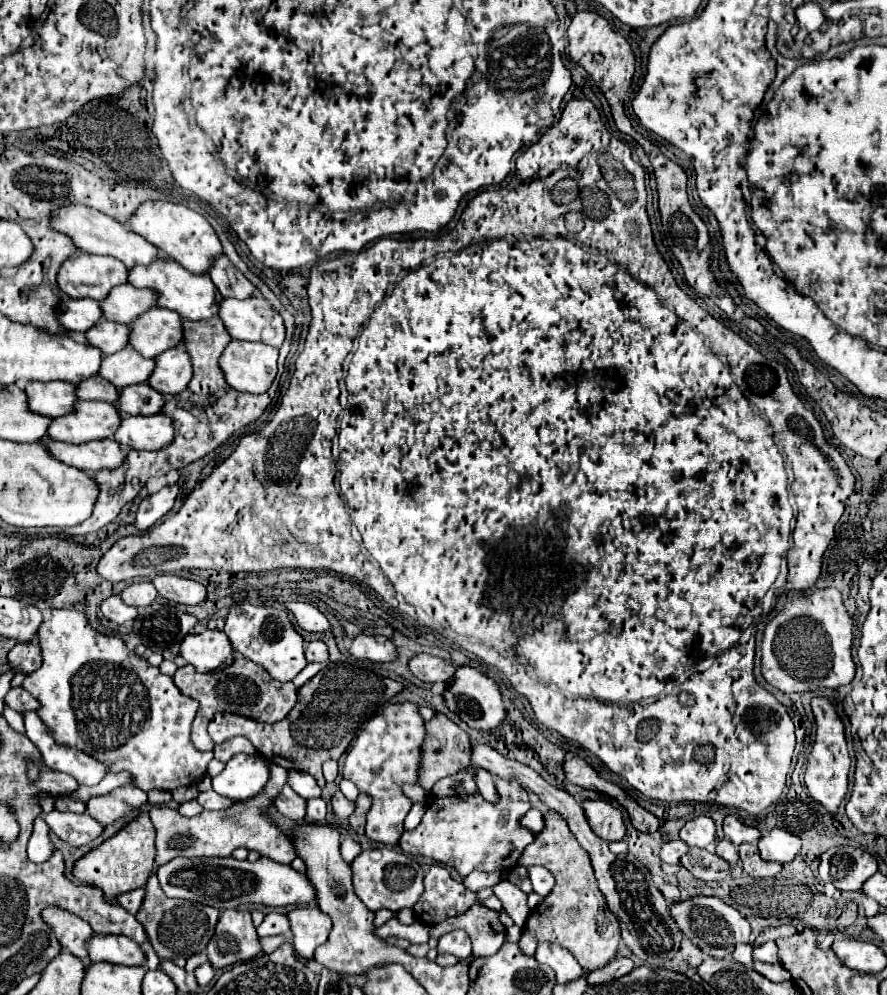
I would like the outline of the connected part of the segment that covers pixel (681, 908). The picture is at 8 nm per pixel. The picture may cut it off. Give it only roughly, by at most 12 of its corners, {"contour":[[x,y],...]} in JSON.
{"contour":[[719,897],[669,911],[681,933],[715,959],[749,943],[749,921]]}

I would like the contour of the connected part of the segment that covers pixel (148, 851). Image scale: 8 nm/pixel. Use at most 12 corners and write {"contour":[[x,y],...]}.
{"contour":[[149,815],[83,855],[73,875],[117,905],[155,869]]}

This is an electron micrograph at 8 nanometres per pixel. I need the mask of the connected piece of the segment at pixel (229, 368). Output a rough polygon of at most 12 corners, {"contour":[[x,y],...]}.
{"contour":[[231,341],[219,365],[233,389],[263,393],[277,349]]}

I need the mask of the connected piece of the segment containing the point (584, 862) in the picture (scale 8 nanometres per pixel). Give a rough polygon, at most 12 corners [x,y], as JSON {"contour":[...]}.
{"contour":[[567,821],[543,831],[519,865],[541,865],[555,887],[529,913],[519,949],[563,945],[591,973],[615,959],[619,923],[589,853]]}

